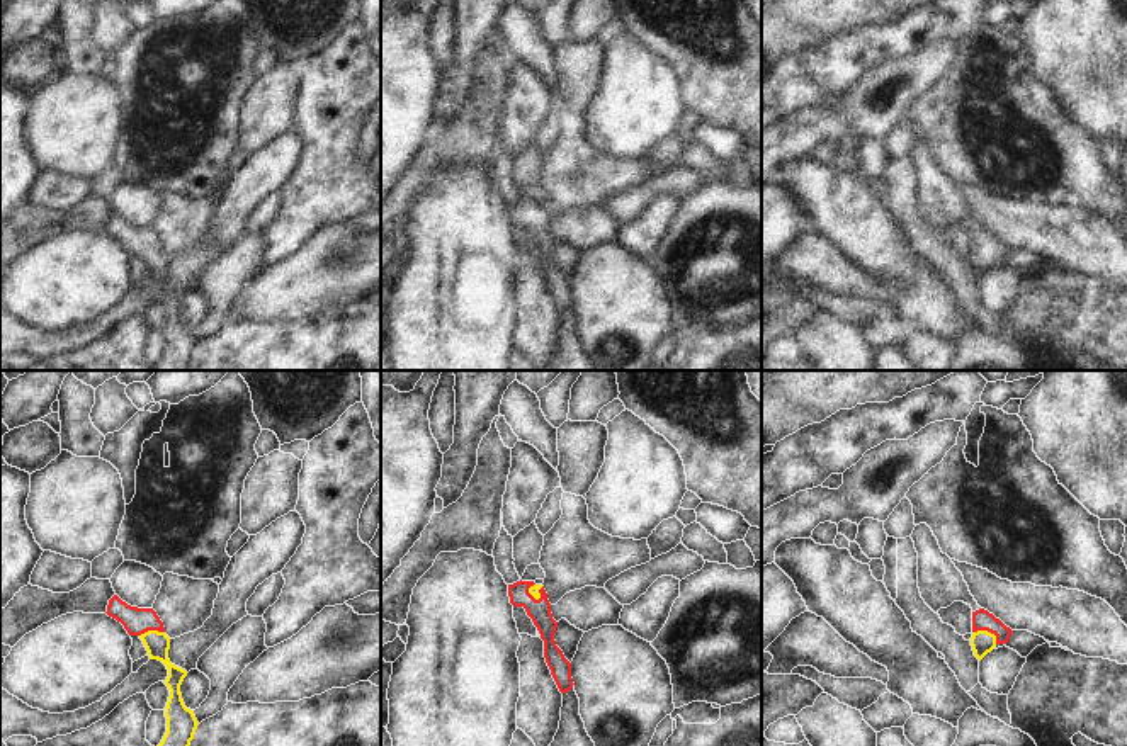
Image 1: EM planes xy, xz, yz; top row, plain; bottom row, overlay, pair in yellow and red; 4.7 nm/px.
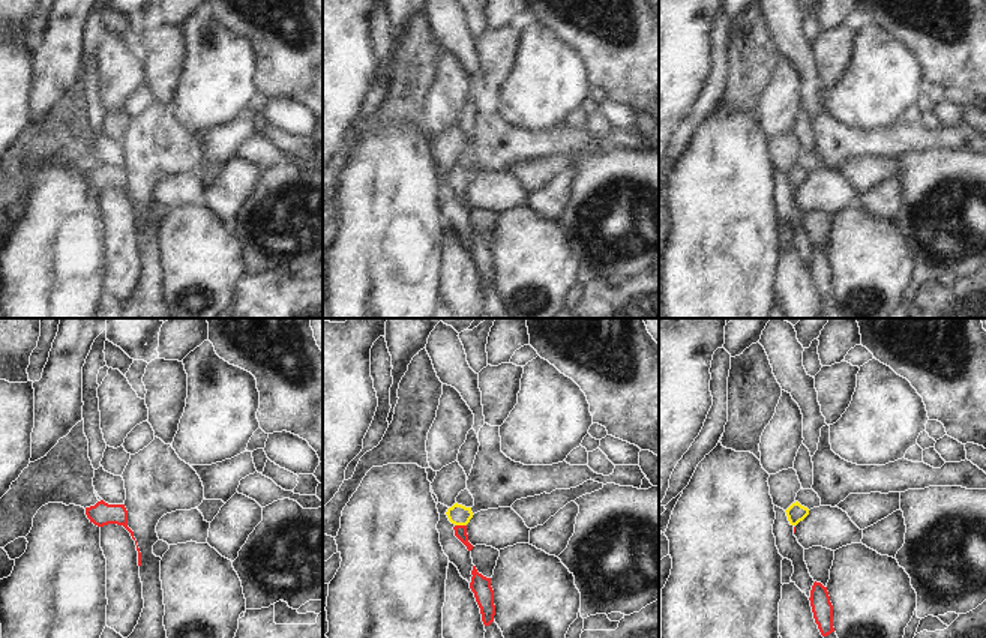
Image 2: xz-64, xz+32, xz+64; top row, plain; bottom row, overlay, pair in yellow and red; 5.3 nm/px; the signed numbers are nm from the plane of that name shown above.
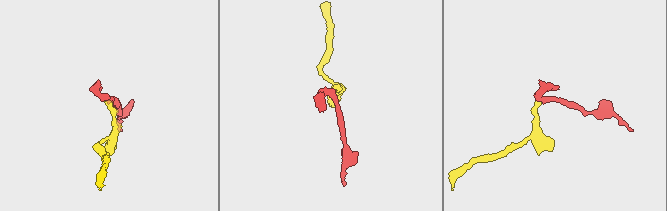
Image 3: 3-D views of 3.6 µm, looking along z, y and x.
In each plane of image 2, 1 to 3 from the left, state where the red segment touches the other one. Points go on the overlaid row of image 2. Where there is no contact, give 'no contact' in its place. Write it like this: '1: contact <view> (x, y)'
1: no contact
2: contact xz+32 (461, 524)
3: no contact

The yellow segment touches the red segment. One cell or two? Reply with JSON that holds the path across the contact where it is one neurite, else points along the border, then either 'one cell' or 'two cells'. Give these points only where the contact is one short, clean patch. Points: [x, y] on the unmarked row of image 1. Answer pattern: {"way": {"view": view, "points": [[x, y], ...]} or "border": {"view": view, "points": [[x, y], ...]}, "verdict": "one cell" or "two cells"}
{"way": {"view": "yz", "points": [[981, 260], [986, 250], [981, 238]]}, "verdict": "one cell"}

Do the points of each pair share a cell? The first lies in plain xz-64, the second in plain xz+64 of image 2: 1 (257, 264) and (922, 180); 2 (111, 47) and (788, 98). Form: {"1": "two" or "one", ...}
{"1": "one", "2": "one"}

